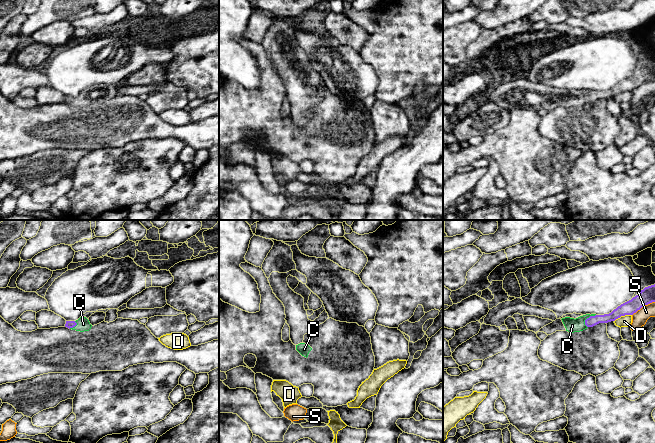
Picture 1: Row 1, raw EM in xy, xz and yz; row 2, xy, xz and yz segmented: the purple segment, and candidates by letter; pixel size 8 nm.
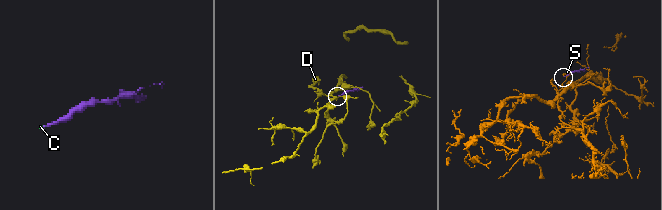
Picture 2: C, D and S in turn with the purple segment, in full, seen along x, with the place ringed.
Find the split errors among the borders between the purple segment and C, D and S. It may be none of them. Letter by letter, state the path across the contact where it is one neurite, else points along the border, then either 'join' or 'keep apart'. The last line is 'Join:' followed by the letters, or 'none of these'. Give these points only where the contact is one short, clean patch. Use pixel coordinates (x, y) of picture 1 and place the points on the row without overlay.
C: across yz (616, 89), (606, 94), (586, 95), (577, 101), (572, 101) | join
D: along yz (631, 90), (620, 92), (614, 97) | keep apart
S: keep apart
Join: C

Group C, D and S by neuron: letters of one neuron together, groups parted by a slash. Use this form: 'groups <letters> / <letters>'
groups C / D / S

